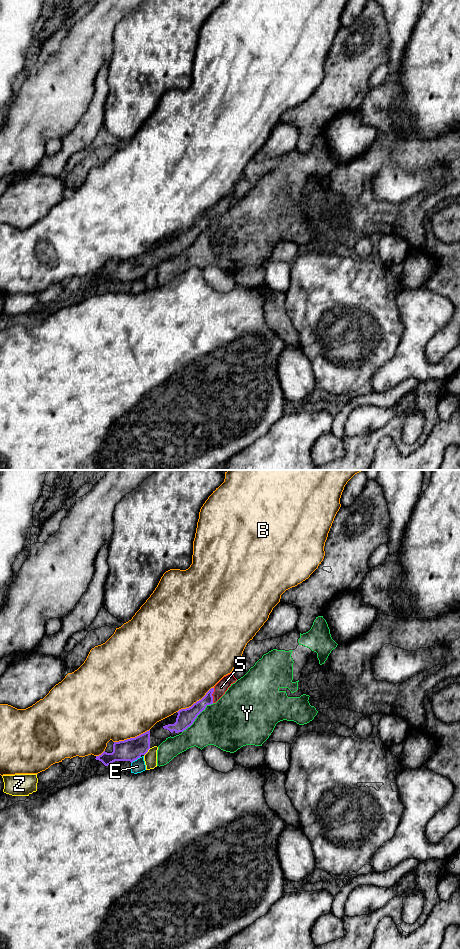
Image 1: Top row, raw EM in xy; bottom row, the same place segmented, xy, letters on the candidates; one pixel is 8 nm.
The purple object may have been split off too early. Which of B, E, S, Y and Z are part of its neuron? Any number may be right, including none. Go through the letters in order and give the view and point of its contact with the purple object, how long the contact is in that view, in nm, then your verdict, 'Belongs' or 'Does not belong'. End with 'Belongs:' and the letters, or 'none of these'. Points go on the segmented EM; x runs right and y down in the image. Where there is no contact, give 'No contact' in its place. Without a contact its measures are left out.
B: Touches purple at xy (196, 702). Shared border 360 nm. Does not belong
E: Touches purple at xy (135, 759). Shared border 100 nm. Does not belong
S: Touches purple at xy (211, 695). Shared border 120 nm. Belongs
Y: Touches purple at xy (197, 715). Shared border 340 nm. Does not belong
Z: Touches purple at xy (147, 751). Shared border 80 nm. Does not belong
Belongs: S

